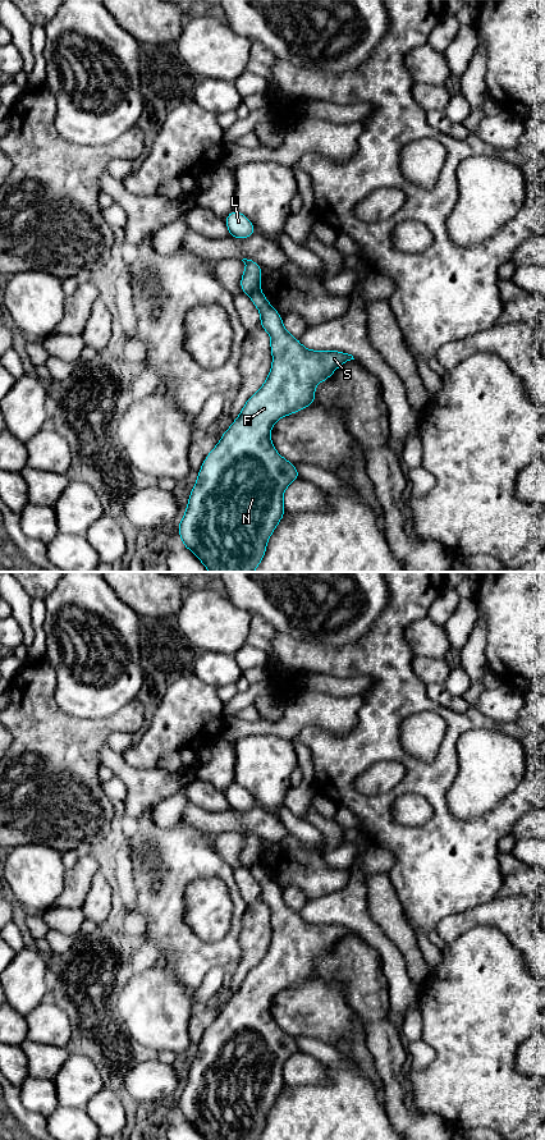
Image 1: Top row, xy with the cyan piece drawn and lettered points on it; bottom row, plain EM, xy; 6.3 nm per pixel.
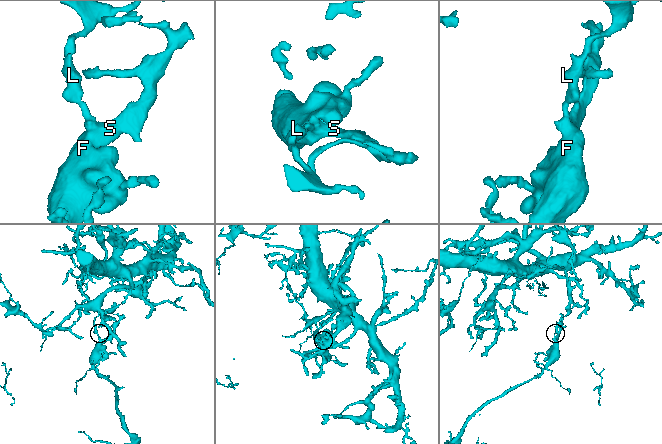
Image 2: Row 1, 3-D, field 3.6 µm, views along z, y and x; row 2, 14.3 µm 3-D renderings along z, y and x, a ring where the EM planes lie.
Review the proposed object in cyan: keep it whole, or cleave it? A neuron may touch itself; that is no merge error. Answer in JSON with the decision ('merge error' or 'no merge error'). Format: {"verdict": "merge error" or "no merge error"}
{"verdict": "merge error"}

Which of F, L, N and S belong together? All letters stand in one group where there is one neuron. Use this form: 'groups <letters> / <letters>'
groups F N S / L

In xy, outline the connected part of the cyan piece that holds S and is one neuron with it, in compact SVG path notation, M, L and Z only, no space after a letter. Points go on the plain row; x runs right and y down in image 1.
M257 862L249 867L261 887L260 899L271 910L272 939L265 957L248 971L217 1018L207 1027L192 1061L187 1084L177 1099L183 1120L205 1140L258 1140L267 1113L281 1094L283 1067L297 1052L294 1038L274 1021L270 1006L275 994L316 976L315 961L343 937L354 933L339 924L310 924L283 899L283 889Z

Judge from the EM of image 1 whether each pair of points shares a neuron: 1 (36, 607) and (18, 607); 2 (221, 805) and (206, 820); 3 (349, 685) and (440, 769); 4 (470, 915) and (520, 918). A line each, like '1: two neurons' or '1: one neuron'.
1: two neurons
2: two neurons
3: two neurons
4: one neuron

